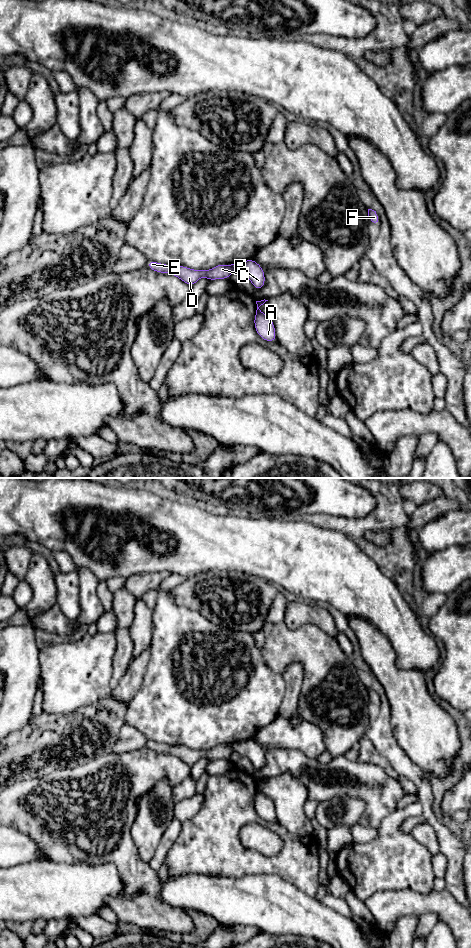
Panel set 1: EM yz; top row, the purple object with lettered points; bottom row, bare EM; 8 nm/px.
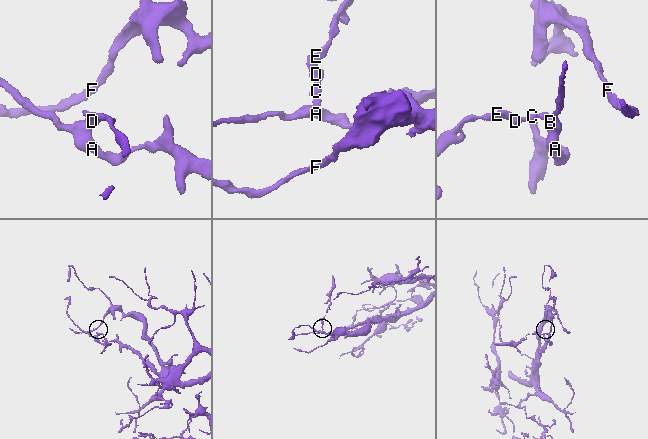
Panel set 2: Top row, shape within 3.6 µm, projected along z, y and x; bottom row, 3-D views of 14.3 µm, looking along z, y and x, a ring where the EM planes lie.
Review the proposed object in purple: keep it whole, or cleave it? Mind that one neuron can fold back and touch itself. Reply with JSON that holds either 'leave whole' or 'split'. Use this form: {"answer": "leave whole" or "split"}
{"answer": "split"}

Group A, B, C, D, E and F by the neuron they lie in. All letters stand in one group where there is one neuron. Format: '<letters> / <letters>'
A B F / C D E

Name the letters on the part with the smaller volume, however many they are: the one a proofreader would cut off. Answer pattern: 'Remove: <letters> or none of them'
Remove: C, D, E

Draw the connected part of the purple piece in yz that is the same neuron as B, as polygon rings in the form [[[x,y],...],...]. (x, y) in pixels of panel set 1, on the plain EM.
[[[253,739],[233,743],[233,751],[236,751],[240,756],[247,757],[253,764],[256,770],[260,770],[265,765],[265,754],[263,748]]]

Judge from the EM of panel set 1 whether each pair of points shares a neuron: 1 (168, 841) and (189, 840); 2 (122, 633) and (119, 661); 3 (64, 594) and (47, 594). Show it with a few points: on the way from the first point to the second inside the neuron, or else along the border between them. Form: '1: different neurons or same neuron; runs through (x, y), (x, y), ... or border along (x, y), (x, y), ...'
1: different neurons; border along (183, 823), (181, 832), (170, 848), (164, 862)
2: same neuron; runs through (122, 640), (122, 654)
3: different neurons; border along (54, 573), (57, 602)

